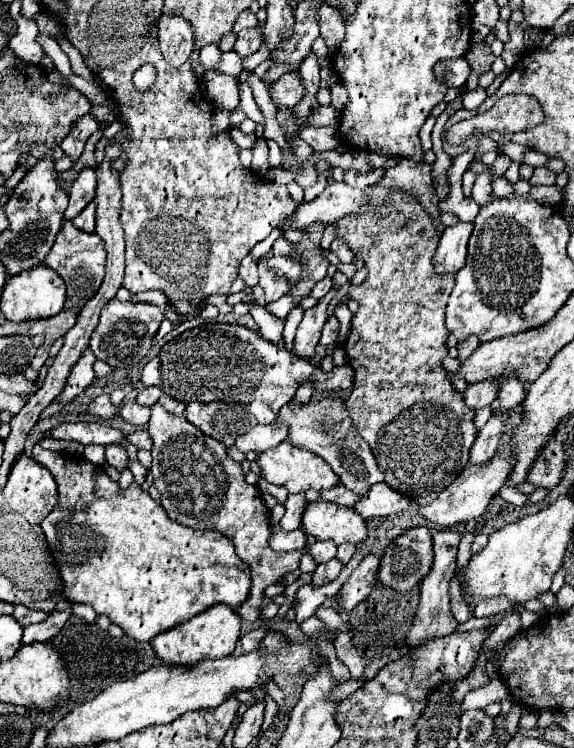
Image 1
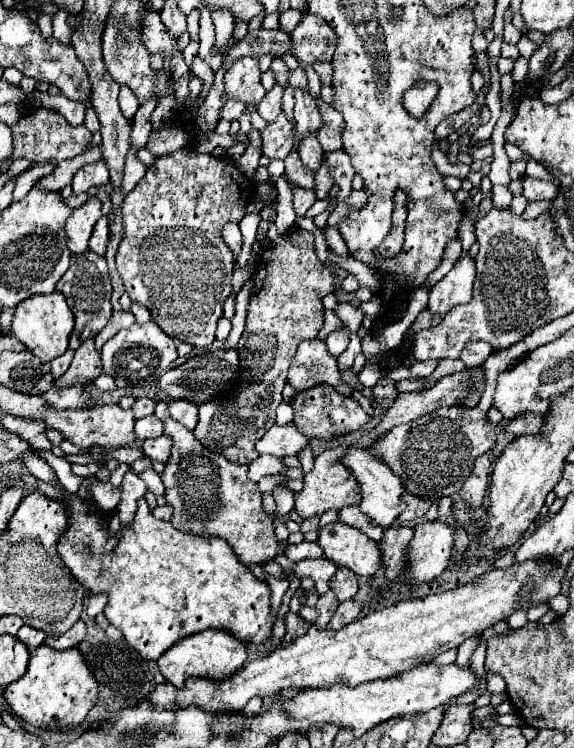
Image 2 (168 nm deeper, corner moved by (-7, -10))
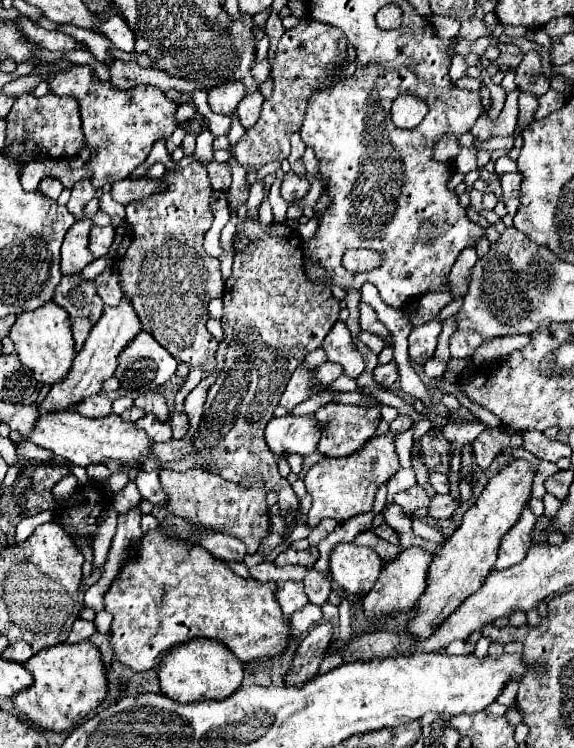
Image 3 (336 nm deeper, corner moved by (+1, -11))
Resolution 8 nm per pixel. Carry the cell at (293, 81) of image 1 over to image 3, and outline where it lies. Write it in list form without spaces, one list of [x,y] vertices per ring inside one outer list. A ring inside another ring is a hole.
[[[254,91],[254,93],[246,95],[246,97],[240,101],[236,113],[238,113],[240,123],[242,123],[246,129],[252,127],[252,123],[256,123],[256,119],[260,119],[260,107],[262,107],[262,103],[264,103],[264,97],[262,97],[260,91]]]

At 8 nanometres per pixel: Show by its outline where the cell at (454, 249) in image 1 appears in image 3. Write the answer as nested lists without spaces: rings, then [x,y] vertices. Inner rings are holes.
[[[432,317],[430,321],[412,327],[408,335],[408,343],[410,343],[408,353],[414,363],[424,363],[432,357],[434,347],[438,343],[438,335],[442,333],[442,323],[444,323],[442,319]]]

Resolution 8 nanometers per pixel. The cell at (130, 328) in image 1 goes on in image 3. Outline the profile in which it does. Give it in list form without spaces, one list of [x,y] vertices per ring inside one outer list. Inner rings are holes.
[[[140,331],[140,335],[136,335],[136,339],[132,339],[132,343],[124,347],[124,351],[120,351],[114,377],[122,383],[122,391],[134,399],[144,391],[156,389],[162,383],[166,383],[176,373],[176,367],[178,367],[178,361],[150,333]]]

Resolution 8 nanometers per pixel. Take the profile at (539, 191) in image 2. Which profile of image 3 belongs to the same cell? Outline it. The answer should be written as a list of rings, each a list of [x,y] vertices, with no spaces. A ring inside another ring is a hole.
[[[506,173],[502,175],[500,183],[502,183],[502,199],[506,203],[506,209],[514,217],[520,207],[520,173]]]

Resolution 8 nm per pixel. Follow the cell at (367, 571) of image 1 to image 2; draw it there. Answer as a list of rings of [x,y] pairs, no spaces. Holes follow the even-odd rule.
[[[354,600],[342,602],[342,604],[338,606],[336,614],[332,616],[332,620],[328,622],[326,628],[328,628],[328,630],[340,630],[340,628],[344,628],[346,624],[350,624],[352,620],[356,620],[358,612],[360,612],[360,604],[358,604],[358,602],[354,602]]]

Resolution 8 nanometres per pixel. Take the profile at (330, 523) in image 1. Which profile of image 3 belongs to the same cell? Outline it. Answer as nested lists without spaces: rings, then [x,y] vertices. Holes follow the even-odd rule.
[[[338,543],[330,553],[330,573],[350,595],[366,595],[376,583],[382,559],[356,543]]]

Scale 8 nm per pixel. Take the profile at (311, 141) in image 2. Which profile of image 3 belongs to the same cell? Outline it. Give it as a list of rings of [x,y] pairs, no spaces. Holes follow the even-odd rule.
[[[288,171],[284,175],[284,181],[282,181],[282,197],[290,203],[294,199],[300,199],[308,193],[310,189],[310,183],[306,179],[306,175],[296,175],[294,171]]]

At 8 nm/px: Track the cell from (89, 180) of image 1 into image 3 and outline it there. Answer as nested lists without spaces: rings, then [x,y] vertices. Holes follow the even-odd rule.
[[[80,219],[68,229],[62,243],[62,273],[68,275],[82,271],[94,259],[94,255],[88,251],[90,227],[90,219]]]

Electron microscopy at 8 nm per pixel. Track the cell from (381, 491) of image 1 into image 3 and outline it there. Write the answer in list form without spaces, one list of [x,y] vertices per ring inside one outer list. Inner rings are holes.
[[[414,485],[414,487],[406,489],[406,491],[396,493],[394,495],[394,501],[404,509],[406,515],[412,515],[420,507],[428,507],[428,503],[430,503],[426,491],[420,485]]]

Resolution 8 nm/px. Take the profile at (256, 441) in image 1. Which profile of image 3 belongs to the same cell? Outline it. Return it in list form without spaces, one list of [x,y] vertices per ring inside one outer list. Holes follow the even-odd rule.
[[[312,415],[274,417],[270,419],[264,437],[276,457],[282,457],[284,453],[310,455],[316,451],[316,443],[320,439],[320,425]]]

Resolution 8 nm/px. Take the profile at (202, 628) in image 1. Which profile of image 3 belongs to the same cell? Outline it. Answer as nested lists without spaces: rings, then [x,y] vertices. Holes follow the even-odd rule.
[[[190,639],[178,643],[176,647],[164,651],[158,663],[158,679],[162,693],[176,703],[226,699],[240,687],[242,677],[242,663],[236,659],[236,655],[232,655],[232,651],[228,651],[228,647],[224,647],[224,643],[214,639]]]

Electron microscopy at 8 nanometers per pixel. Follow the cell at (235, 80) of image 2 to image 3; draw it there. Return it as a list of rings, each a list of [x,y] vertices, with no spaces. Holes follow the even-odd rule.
[[[230,81],[224,85],[216,85],[208,91],[208,105],[214,113],[232,115],[238,107],[238,103],[244,99],[246,87],[240,81]]]

